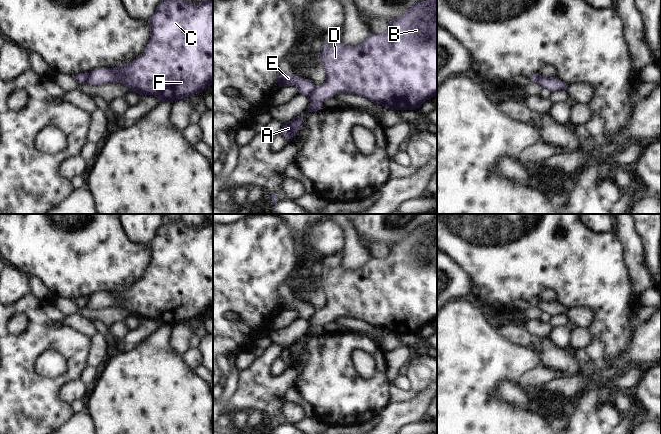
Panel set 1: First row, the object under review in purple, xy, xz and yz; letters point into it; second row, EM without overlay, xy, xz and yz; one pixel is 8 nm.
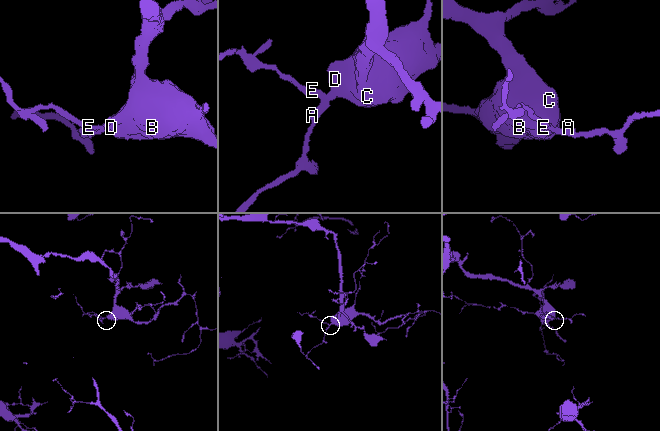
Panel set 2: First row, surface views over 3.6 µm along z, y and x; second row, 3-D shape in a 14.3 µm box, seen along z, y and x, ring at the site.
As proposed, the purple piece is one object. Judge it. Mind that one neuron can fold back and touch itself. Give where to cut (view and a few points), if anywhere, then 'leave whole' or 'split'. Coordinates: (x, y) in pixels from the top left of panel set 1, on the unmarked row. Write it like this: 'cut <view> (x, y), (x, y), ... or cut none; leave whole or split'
cut xy (90, 297), (86, 306); split

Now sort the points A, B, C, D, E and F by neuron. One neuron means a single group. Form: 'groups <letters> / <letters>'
groups A B C D F / E

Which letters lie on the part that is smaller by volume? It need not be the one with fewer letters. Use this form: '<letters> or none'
E

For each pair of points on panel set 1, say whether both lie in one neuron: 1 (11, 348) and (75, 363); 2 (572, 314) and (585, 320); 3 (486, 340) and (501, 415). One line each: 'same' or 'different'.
1: same
2: same
3: same

